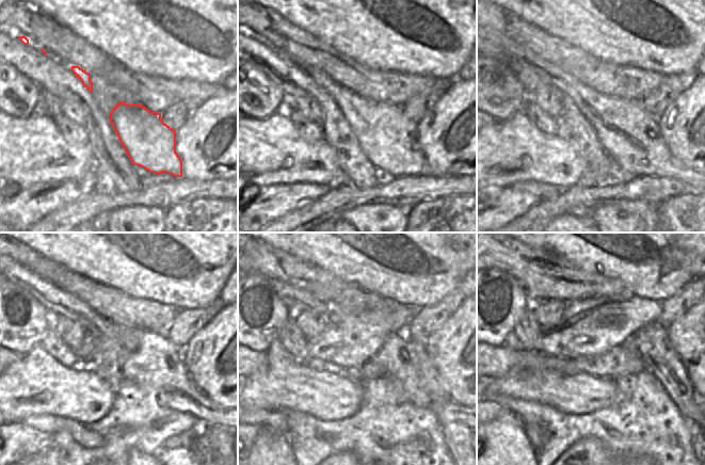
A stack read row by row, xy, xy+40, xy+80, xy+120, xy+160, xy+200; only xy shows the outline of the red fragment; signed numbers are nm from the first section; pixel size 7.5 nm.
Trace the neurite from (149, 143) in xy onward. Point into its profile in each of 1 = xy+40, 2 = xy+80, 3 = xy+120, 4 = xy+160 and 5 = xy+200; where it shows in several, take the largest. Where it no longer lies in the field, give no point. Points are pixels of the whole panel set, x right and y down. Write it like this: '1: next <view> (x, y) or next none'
1: next xy+40 (388, 139)
2: next xy+80 (629, 135)
3: next xy+120 (156, 365)
4: next xy+160 (406, 362)
5: next xy+200 (659, 358)

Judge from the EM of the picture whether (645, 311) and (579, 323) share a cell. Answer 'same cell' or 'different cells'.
same cell

